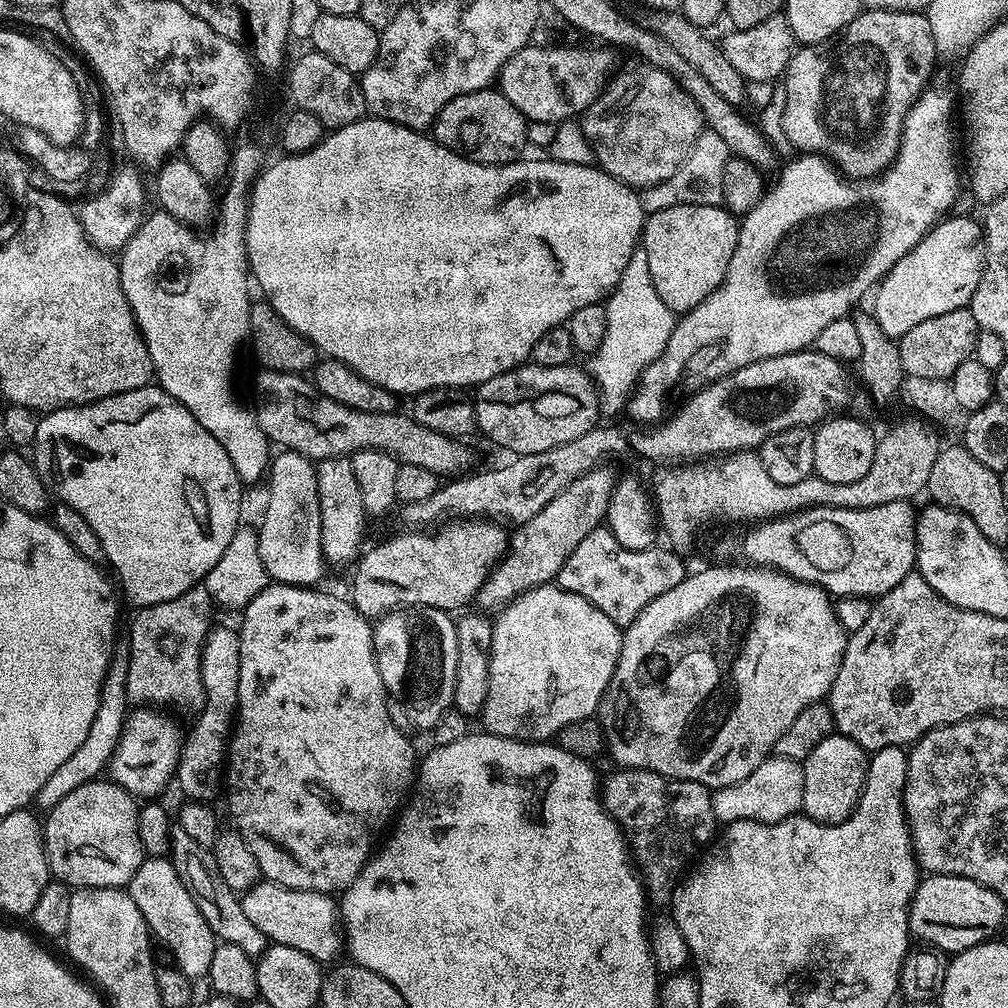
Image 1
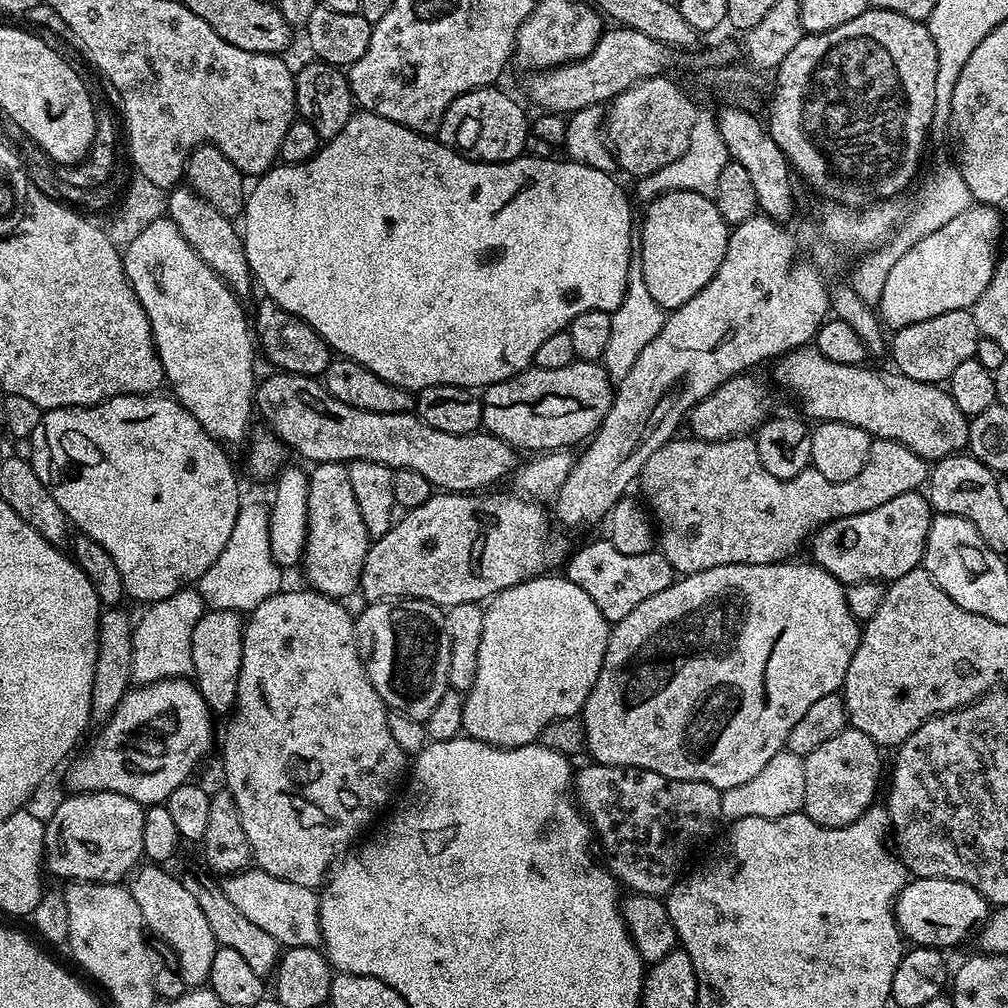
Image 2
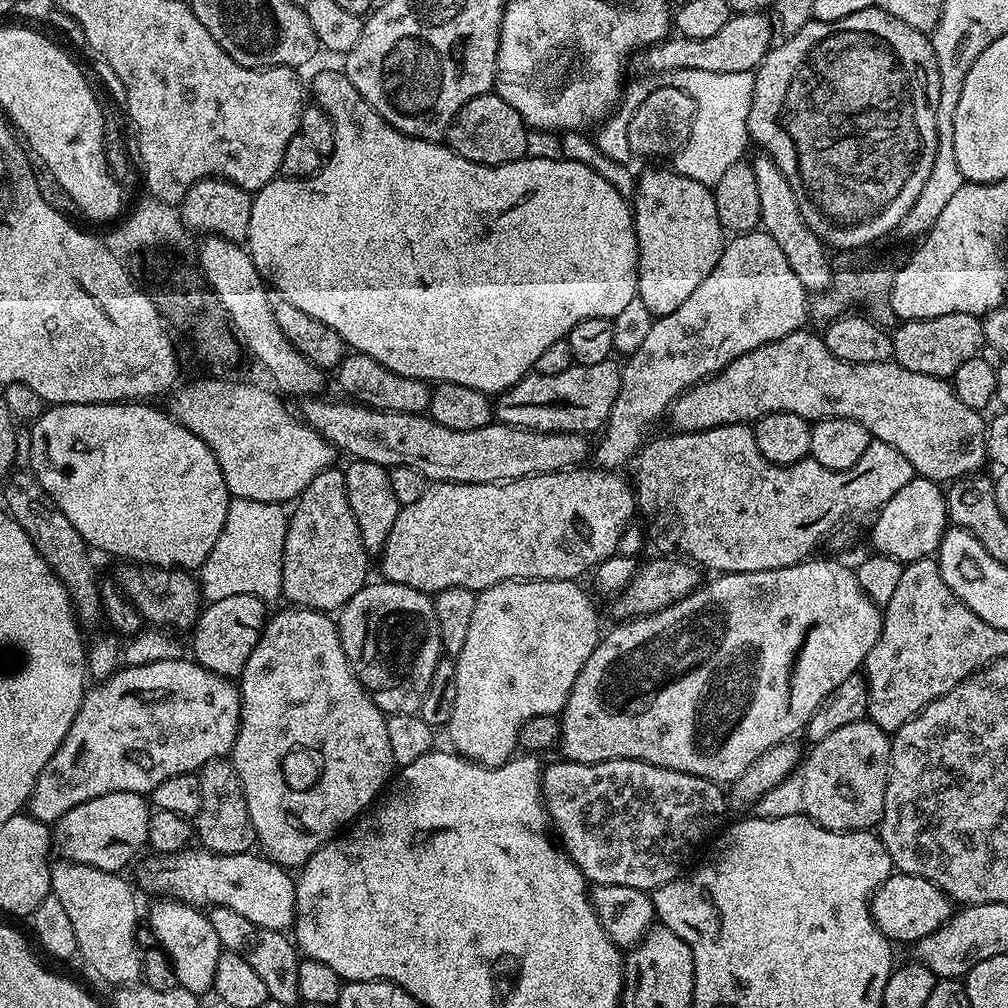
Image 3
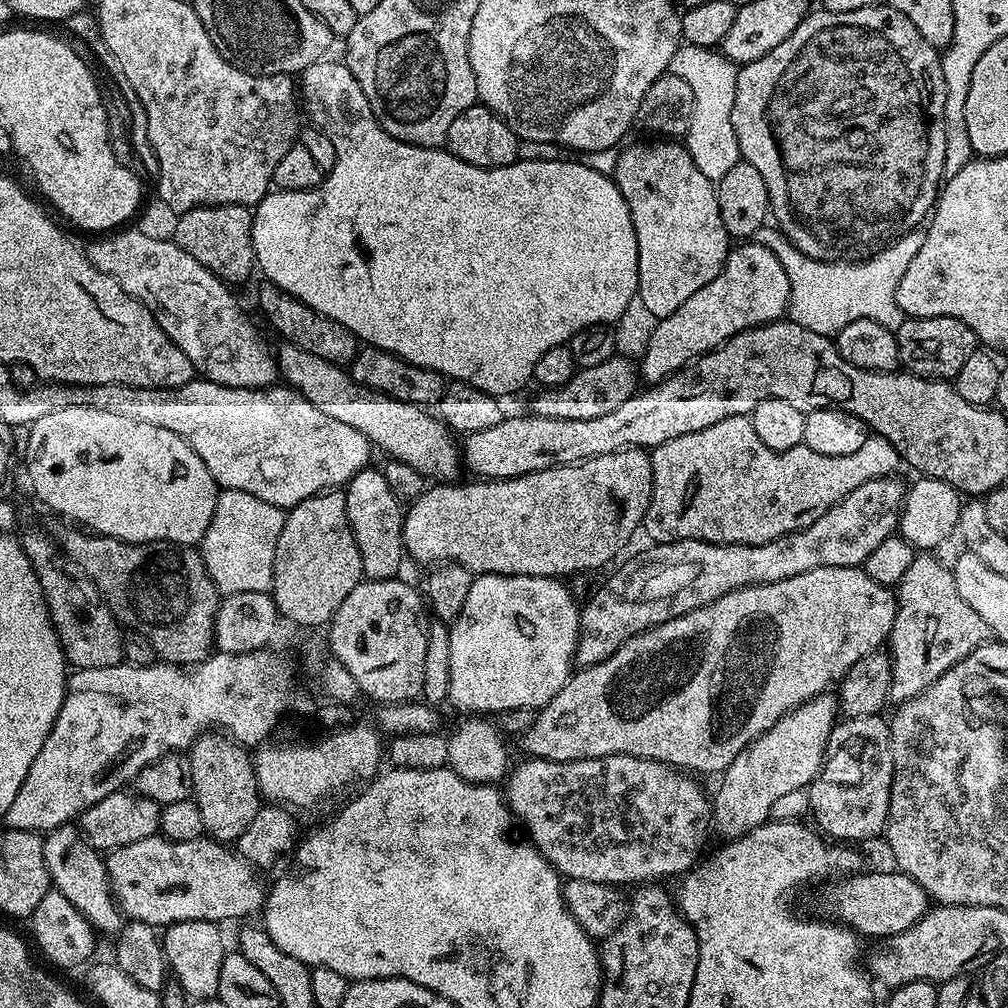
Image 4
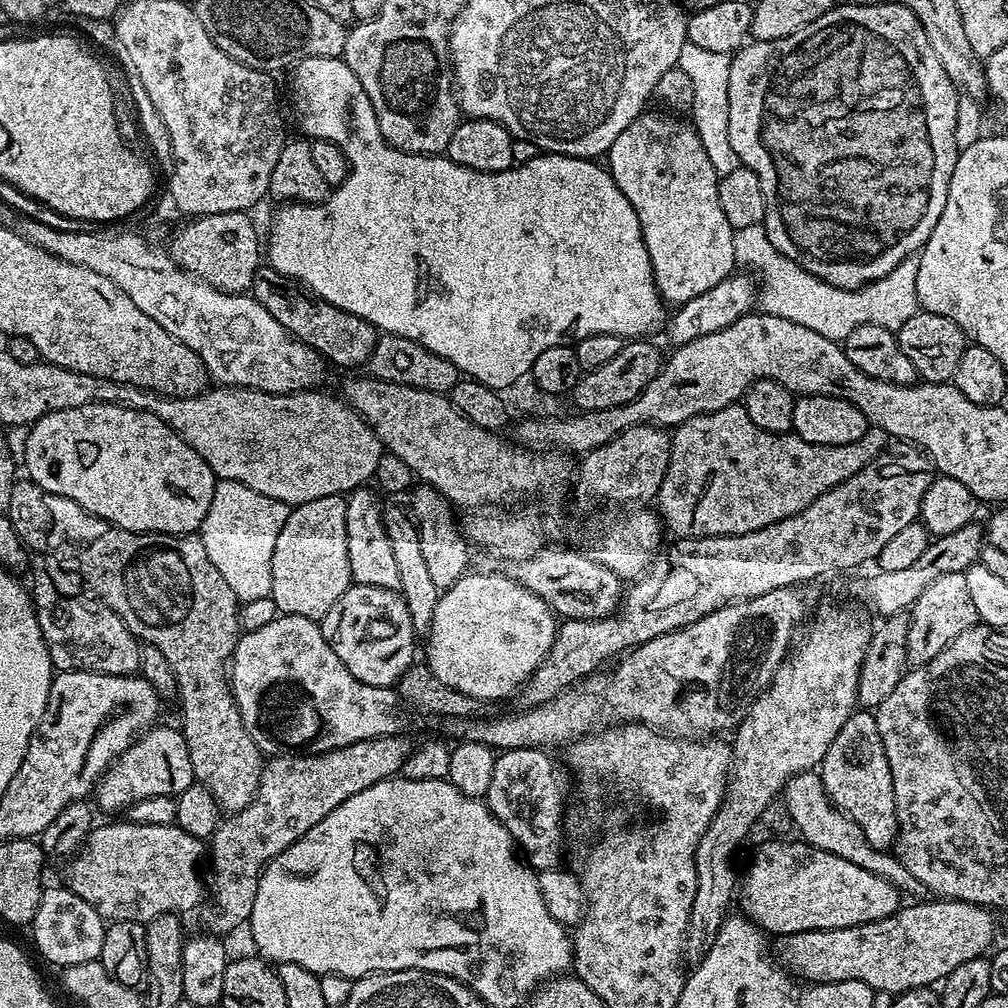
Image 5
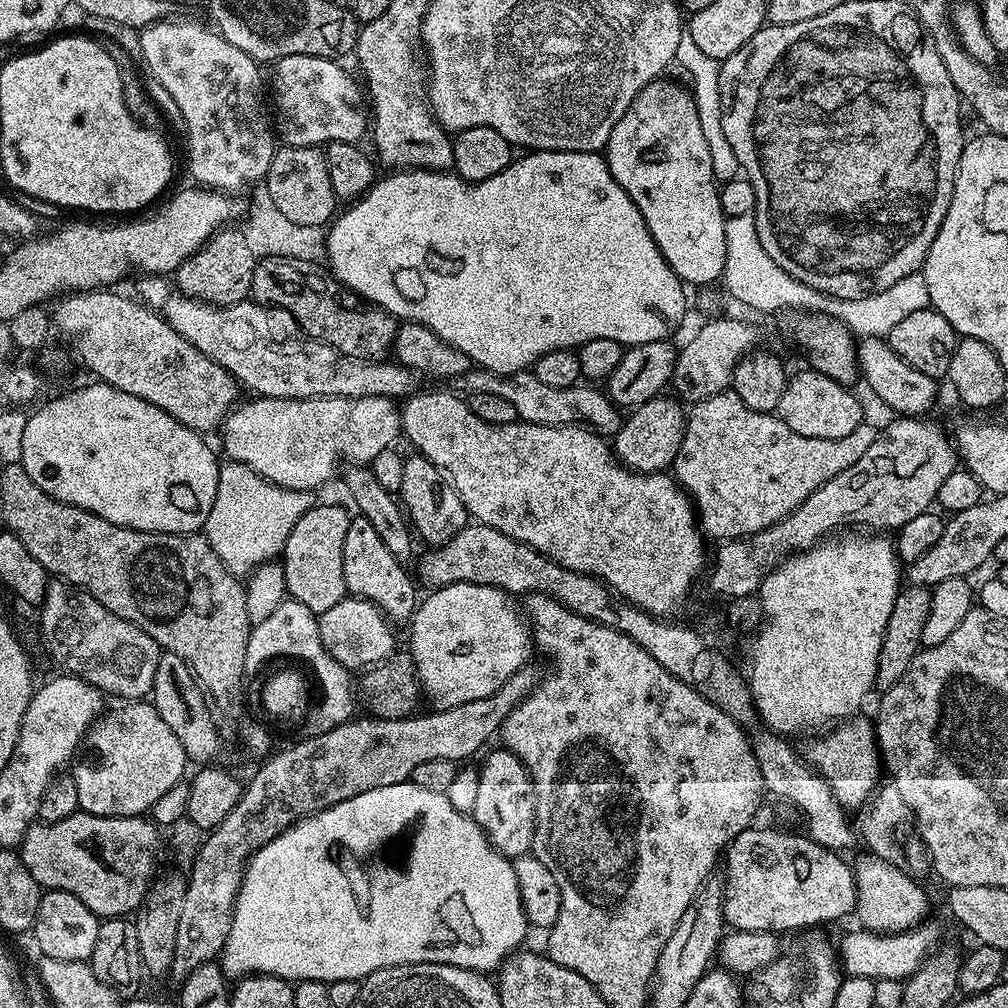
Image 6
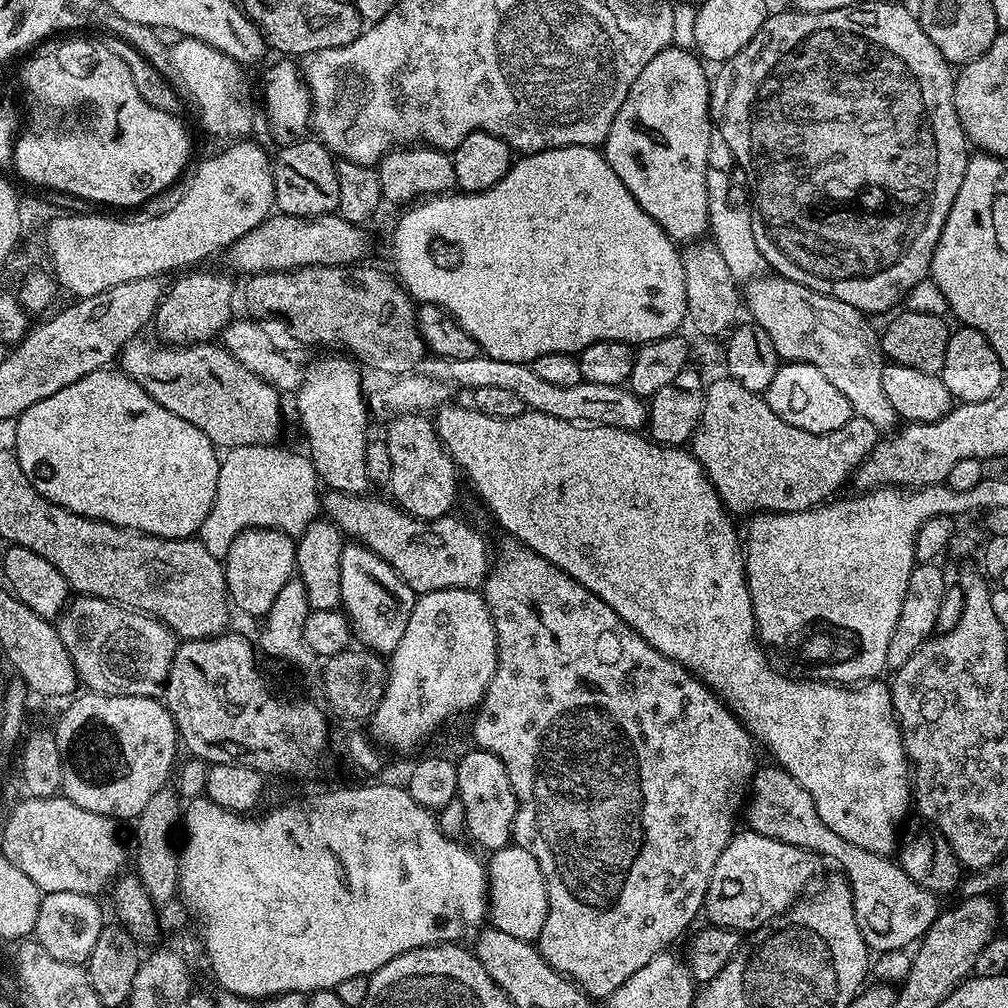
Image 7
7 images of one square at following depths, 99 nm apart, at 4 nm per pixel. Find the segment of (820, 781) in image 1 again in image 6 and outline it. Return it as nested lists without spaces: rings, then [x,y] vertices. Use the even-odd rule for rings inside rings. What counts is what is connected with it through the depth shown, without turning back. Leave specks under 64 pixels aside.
[[[881,783],[873,791],[862,815],[864,815],[864,821],[861,822],[860,828],[858,824],[858,832],[859,835],[860,832],[864,835],[864,840],[868,843],[867,851],[871,855],[898,866],[898,870],[902,870],[913,878],[929,875],[928,851],[917,835],[916,819],[912,817],[910,806],[906,806],[906,801],[902,799],[902,793],[898,791],[896,784]]]

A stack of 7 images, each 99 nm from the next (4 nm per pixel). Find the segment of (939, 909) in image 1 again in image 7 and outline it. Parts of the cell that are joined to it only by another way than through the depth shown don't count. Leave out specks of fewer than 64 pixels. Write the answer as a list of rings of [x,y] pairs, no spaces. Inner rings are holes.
[[[751,830],[743,831],[733,835],[718,862],[714,862],[703,911],[706,916],[708,912],[709,925],[752,934],[771,924],[809,891],[808,883],[815,878],[822,860],[808,848],[790,846]]]

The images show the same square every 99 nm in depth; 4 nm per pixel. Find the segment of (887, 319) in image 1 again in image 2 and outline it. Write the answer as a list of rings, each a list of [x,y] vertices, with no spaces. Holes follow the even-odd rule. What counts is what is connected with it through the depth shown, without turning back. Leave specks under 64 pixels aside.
[[[973,206],[963,210],[956,218],[951,219],[940,230],[934,230],[917,245],[899,258],[886,276],[886,284],[882,289],[878,305],[878,315],[889,329],[905,328],[914,322],[926,322],[926,318],[934,318],[938,314],[946,314],[950,310],[971,309],[978,298],[990,286],[990,278],[996,269],[1000,244],[1000,216],[995,207]]]

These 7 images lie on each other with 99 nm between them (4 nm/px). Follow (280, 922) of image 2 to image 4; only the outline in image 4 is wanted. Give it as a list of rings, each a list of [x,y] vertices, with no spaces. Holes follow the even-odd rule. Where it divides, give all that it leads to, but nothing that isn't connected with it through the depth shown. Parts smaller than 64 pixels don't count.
[[[159,834],[151,836],[150,838],[142,838],[142,842],[130,842],[130,846],[122,846],[121,848],[114,848],[107,853],[106,863],[108,865],[108,880],[112,883],[112,894],[116,897],[116,903],[120,905],[121,913],[129,921],[140,920],[143,924],[150,924],[153,926],[167,926],[170,924],[177,924],[178,922],[186,922],[187,920],[211,920],[213,922],[225,922],[224,920],[240,920],[243,916],[252,916],[261,911],[264,907],[266,899],[266,884],[259,880],[257,869],[253,868],[243,856],[232,852],[227,843],[214,840],[211,838],[201,838],[198,840],[191,840],[190,842],[174,842],[167,840],[166,837]]]

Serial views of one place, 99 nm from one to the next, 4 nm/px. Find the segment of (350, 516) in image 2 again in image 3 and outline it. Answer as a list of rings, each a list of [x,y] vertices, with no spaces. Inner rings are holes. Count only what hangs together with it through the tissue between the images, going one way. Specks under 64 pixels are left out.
[[[333,466],[322,470],[310,486],[295,501],[288,517],[286,542],[282,550],[282,596],[289,605],[298,608],[313,608],[319,612],[335,613],[344,607],[358,590],[362,590],[368,576],[368,560],[370,554],[365,550],[362,534],[358,530],[358,522],[354,522],[354,514],[348,505],[346,482],[343,471]]]

